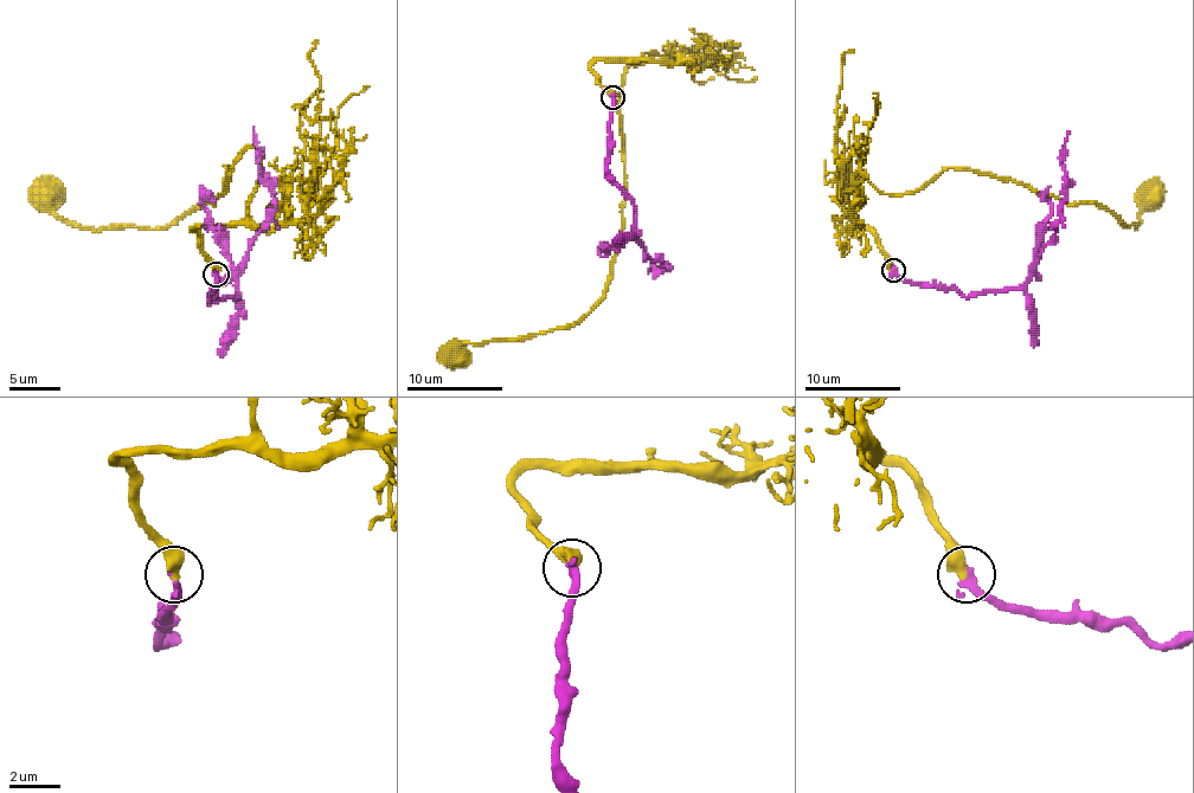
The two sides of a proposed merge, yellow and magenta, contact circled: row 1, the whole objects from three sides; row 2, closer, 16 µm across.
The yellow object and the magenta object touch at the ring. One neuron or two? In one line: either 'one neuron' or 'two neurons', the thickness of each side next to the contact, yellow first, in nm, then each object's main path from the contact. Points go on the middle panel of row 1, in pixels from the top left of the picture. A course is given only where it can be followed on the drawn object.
one neuron; calibres 480 and 340 nm; course yellow (612, 98), (590, 66), (655, 52), (620, 89), (622, 239), (605, 295), (576, 321), (449, 355); course magenta (612, 98), (610, 180), (631, 201), (634, 237), (667, 269), (653, 266), (648, 273)

